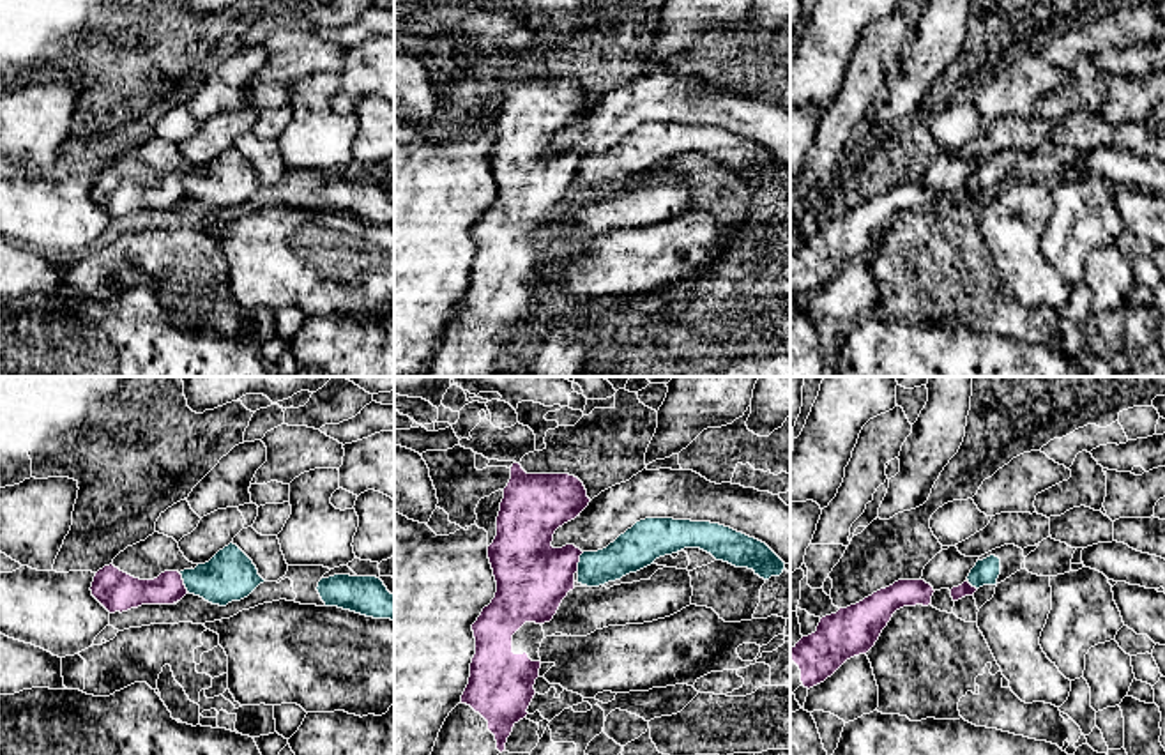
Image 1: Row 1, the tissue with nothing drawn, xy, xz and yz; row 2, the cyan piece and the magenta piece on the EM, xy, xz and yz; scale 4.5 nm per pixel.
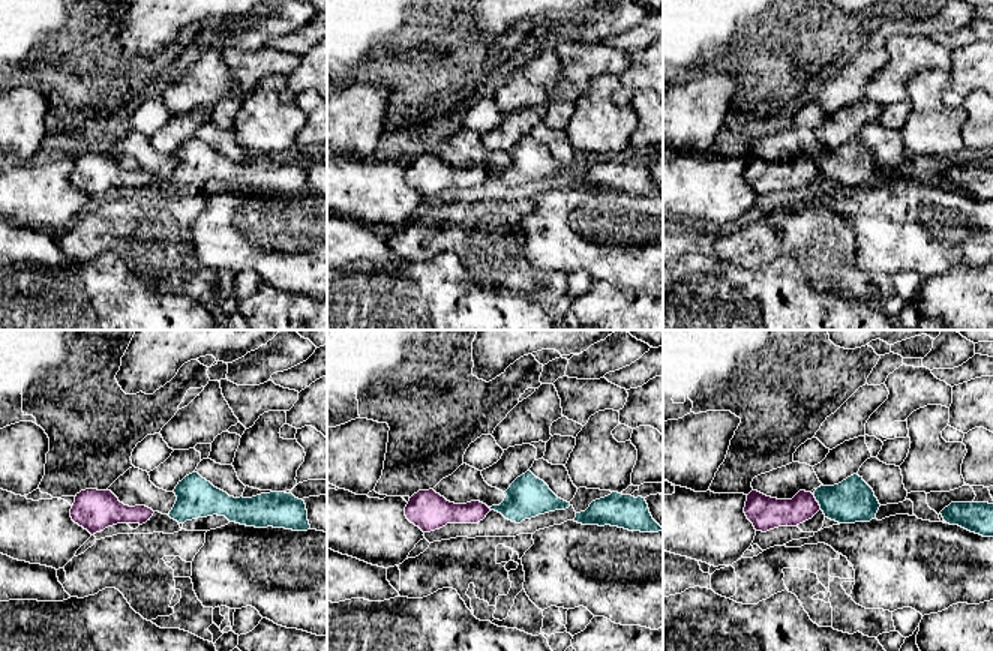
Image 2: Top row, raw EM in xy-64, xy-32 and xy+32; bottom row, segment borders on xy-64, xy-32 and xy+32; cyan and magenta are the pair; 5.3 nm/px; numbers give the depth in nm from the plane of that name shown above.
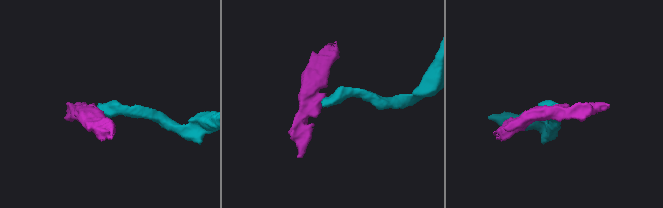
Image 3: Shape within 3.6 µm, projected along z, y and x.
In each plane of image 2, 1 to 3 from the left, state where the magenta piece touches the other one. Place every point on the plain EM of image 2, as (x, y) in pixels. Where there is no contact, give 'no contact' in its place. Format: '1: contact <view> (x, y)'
1: no contact
2: no contact
3: contact xy+32 (816, 164)

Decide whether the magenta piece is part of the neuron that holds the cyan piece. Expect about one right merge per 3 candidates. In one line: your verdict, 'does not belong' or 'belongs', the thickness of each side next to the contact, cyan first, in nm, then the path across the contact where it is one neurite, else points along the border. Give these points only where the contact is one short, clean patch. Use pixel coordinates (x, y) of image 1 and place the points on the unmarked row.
does not belong; 240 nm thick on the cyan side, 150 nm on the other; border along xy (179, 177), (188, 195)

